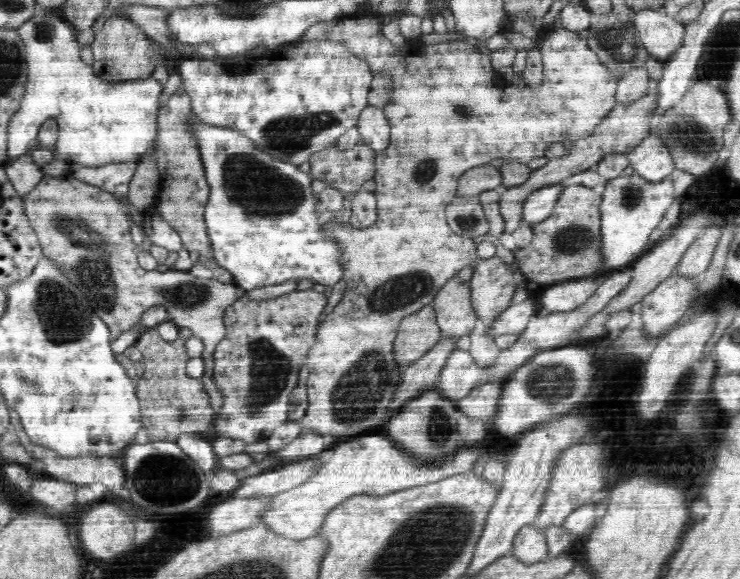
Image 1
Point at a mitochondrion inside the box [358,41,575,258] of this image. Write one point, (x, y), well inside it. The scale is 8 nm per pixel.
(420, 172)

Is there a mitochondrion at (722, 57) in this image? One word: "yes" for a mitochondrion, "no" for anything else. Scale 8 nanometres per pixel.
no

